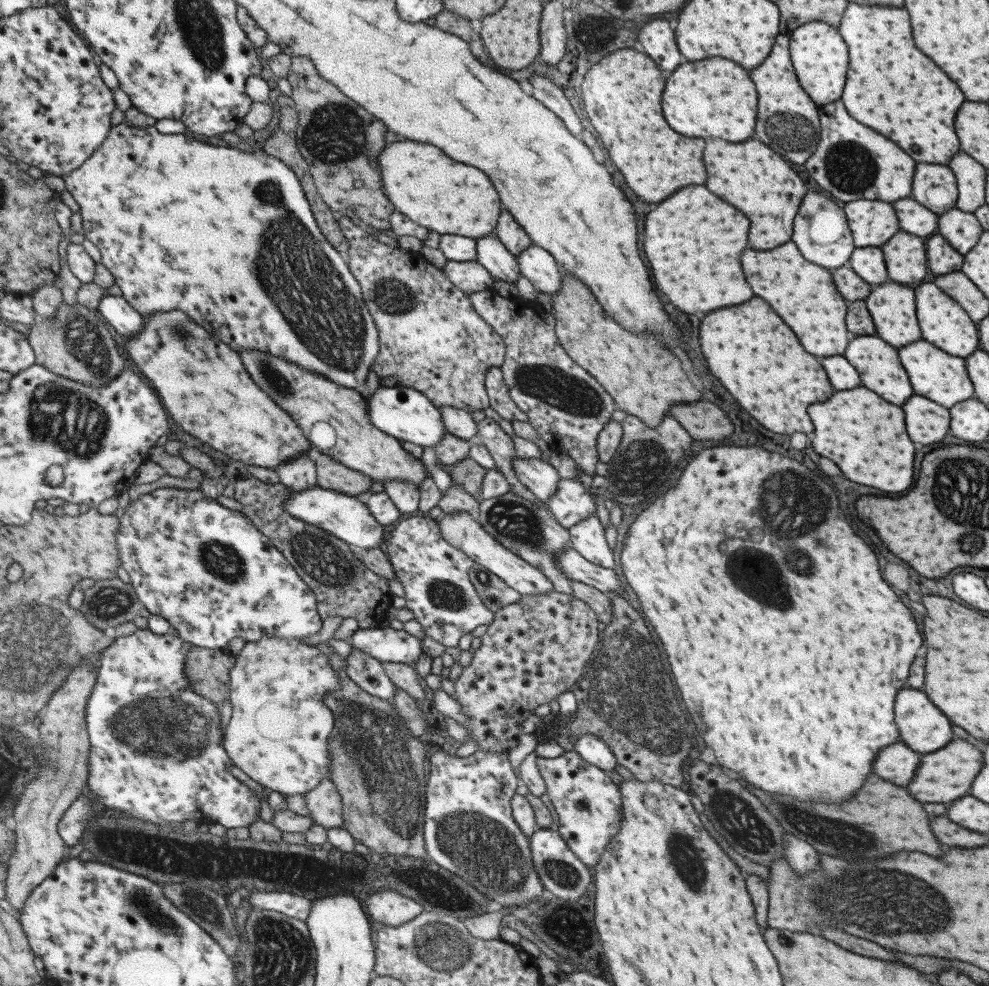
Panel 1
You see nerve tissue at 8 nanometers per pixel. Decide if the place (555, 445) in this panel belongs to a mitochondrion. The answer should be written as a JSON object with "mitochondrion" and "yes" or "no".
{"mitochondrion":"no"}

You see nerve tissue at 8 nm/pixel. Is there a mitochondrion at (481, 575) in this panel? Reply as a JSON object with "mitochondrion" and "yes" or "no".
{"mitochondrion":"yes"}

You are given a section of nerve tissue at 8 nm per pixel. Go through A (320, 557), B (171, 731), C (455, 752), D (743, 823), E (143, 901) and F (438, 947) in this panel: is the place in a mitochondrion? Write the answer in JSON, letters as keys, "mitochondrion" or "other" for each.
{"A":"mitochondrion","B":"mitochondrion","C":"other","D":"mitochondrion","E":"mitochondrion","F":"mitochondrion"}

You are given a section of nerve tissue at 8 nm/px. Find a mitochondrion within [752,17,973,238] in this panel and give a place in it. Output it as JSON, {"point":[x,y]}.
{"point":[849,167]}

